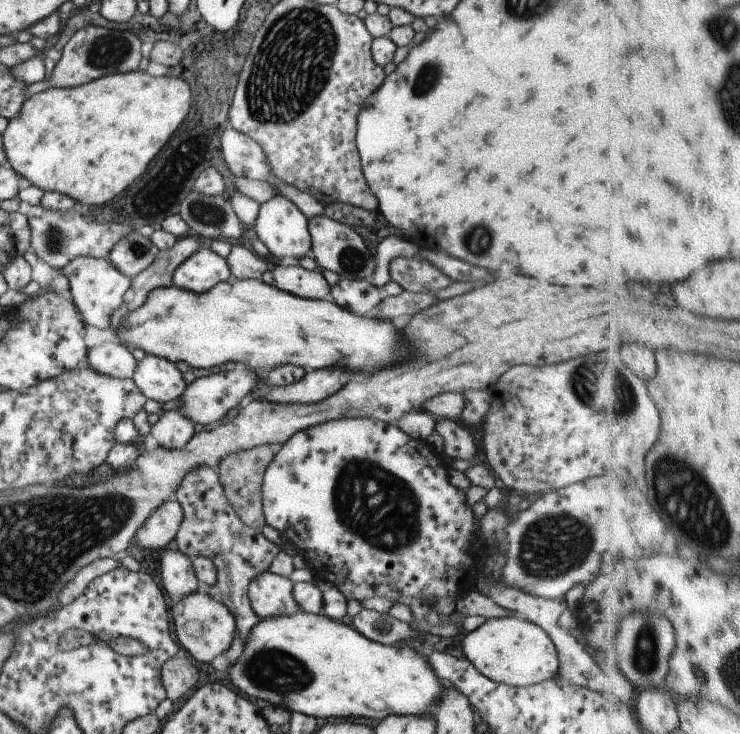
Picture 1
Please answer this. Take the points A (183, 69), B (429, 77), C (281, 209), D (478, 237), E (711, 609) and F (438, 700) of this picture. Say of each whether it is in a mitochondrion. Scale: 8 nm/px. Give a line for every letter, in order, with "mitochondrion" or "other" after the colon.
A: other
B: mitochondrion
C: other
D: mitochondrion
E: other
F: other

